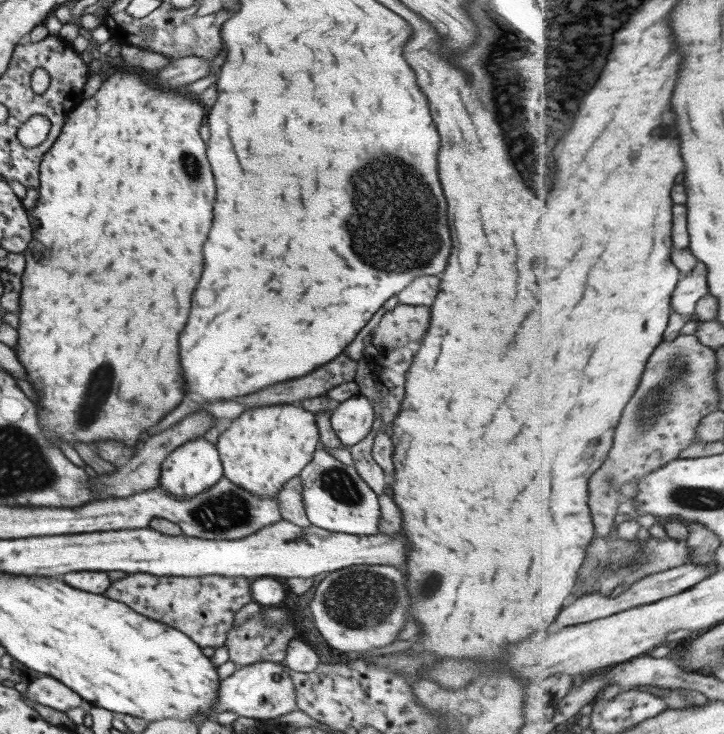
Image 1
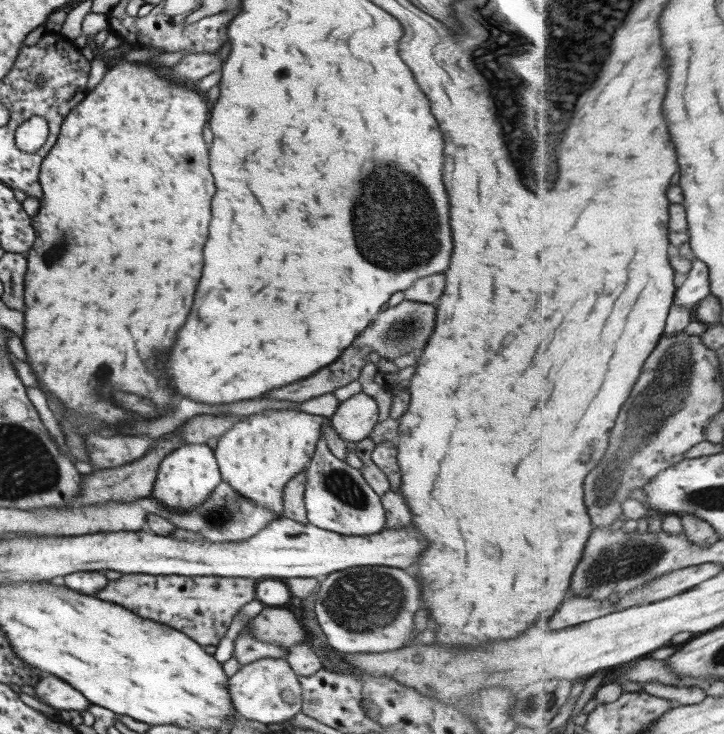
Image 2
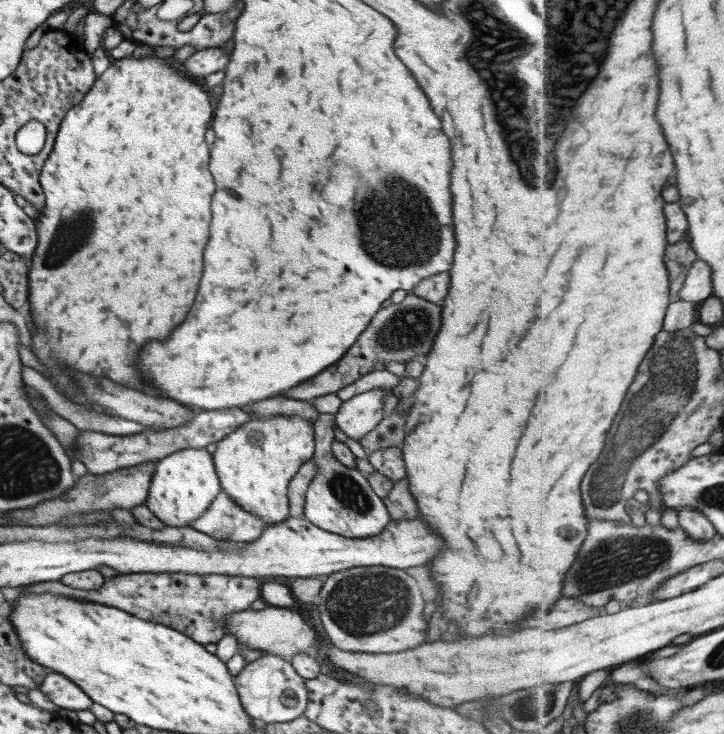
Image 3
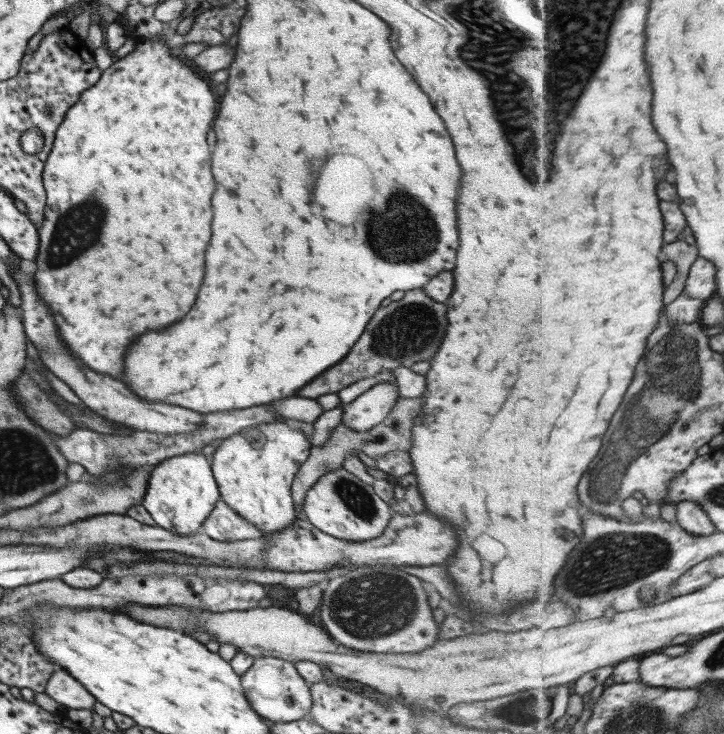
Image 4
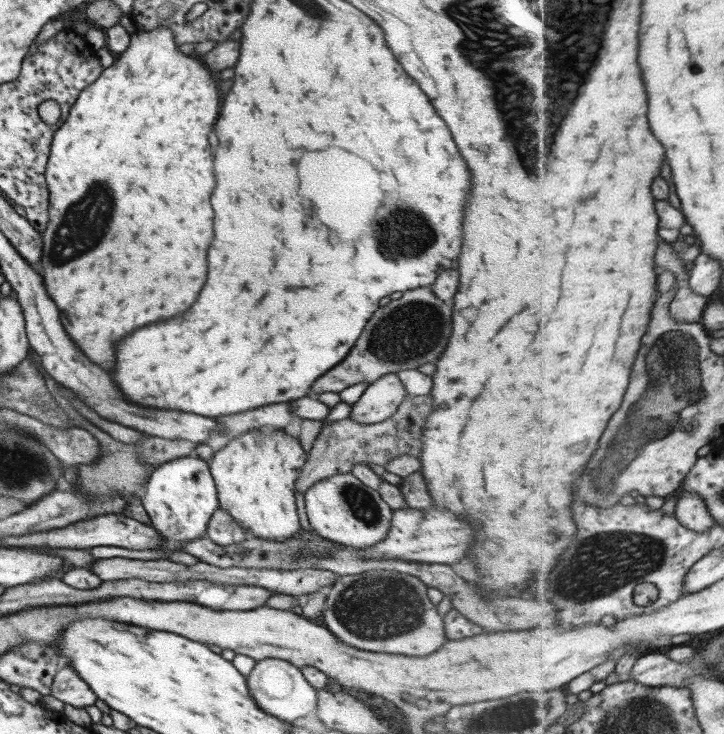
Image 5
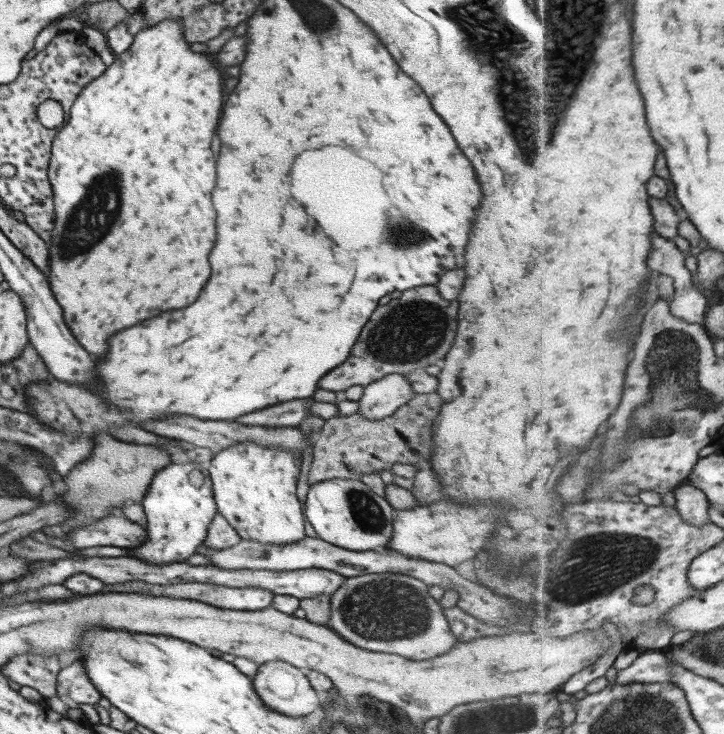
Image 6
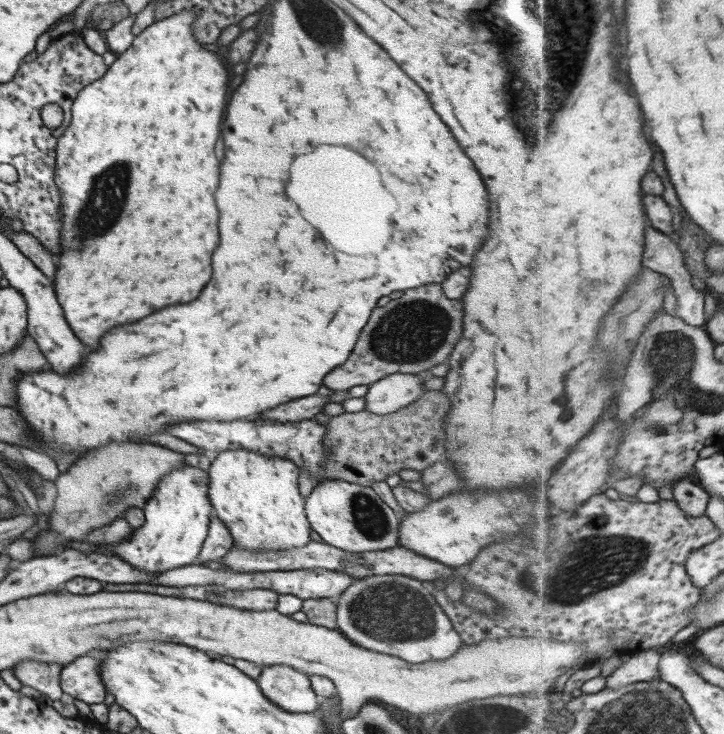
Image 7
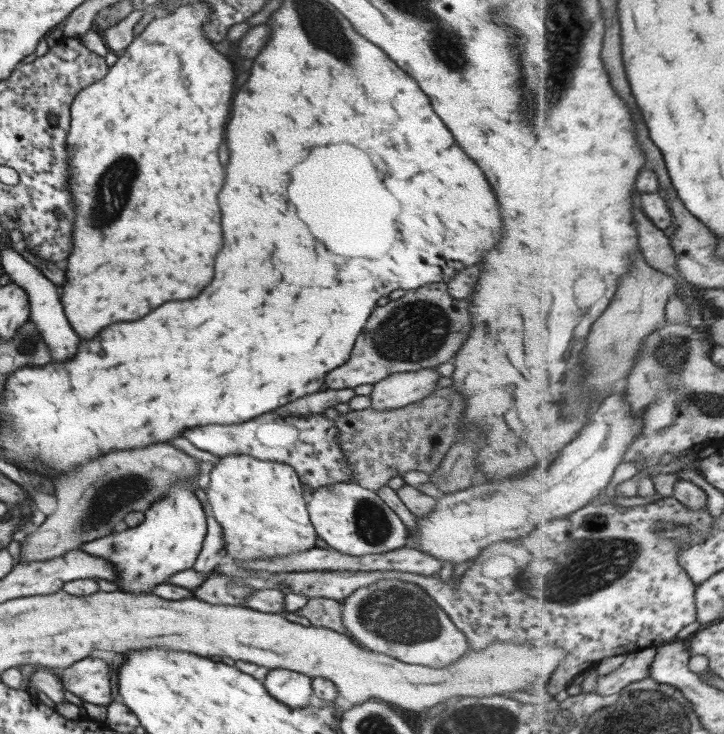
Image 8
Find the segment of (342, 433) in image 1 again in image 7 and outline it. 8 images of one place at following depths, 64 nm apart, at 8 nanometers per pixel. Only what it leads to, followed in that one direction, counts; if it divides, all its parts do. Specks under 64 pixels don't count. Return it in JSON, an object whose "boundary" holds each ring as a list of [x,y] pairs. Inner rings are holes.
{"boundary":[[[395,373],[385,376],[368,386],[367,394],[363,397],[365,405],[362,410],[375,415],[396,412],[422,394],[423,381],[424,377],[420,379],[419,374]]]}

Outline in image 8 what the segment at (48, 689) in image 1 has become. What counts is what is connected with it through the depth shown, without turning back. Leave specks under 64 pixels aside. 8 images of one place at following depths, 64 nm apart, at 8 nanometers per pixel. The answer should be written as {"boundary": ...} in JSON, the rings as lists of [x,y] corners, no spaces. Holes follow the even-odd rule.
{"boundary":[[[90,655],[64,668],[60,684],[80,700],[106,707],[113,701],[109,682],[110,664],[109,660],[99,658],[103,655]]]}

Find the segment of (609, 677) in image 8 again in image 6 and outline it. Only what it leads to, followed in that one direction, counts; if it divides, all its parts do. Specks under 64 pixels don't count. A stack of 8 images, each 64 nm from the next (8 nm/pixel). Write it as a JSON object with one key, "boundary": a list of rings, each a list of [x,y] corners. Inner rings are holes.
{"boundary":[[[658,650],[643,651],[629,668],[617,672],[614,683],[624,685],[670,682],[670,671],[669,659],[665,654],[659,653]]]}

